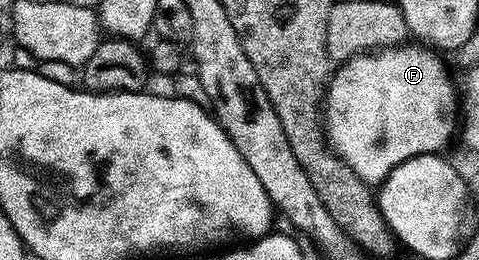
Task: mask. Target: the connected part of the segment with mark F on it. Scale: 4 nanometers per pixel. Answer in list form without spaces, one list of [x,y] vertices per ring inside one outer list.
[[[400,44],[398,46],[388,46],[386,50],[373,50],[365,54],[356,54],[354,58],[342,63],[338,67],[339,70],[330,75],[327,92],[325,95],[325,133],[328,142],[331,143],[331,149],[339,155],[339,158],[345,160],[345,164],[349,164],[349,168],[353,168],[353,172],[357,172],[357,176],[361,181],[368,184],[382,184],[389,172],[393,172],[393,168],[397,168],[397,164],[401,164],[405,160],[409,160],[413,156],[421,156],[422,154],[437,154],[446,151],[447,141],[457,134],[457,86],[451,83],[451,74],[447,71],[447,66],[438,58],[434,49],[428,48],[423,44]]]

